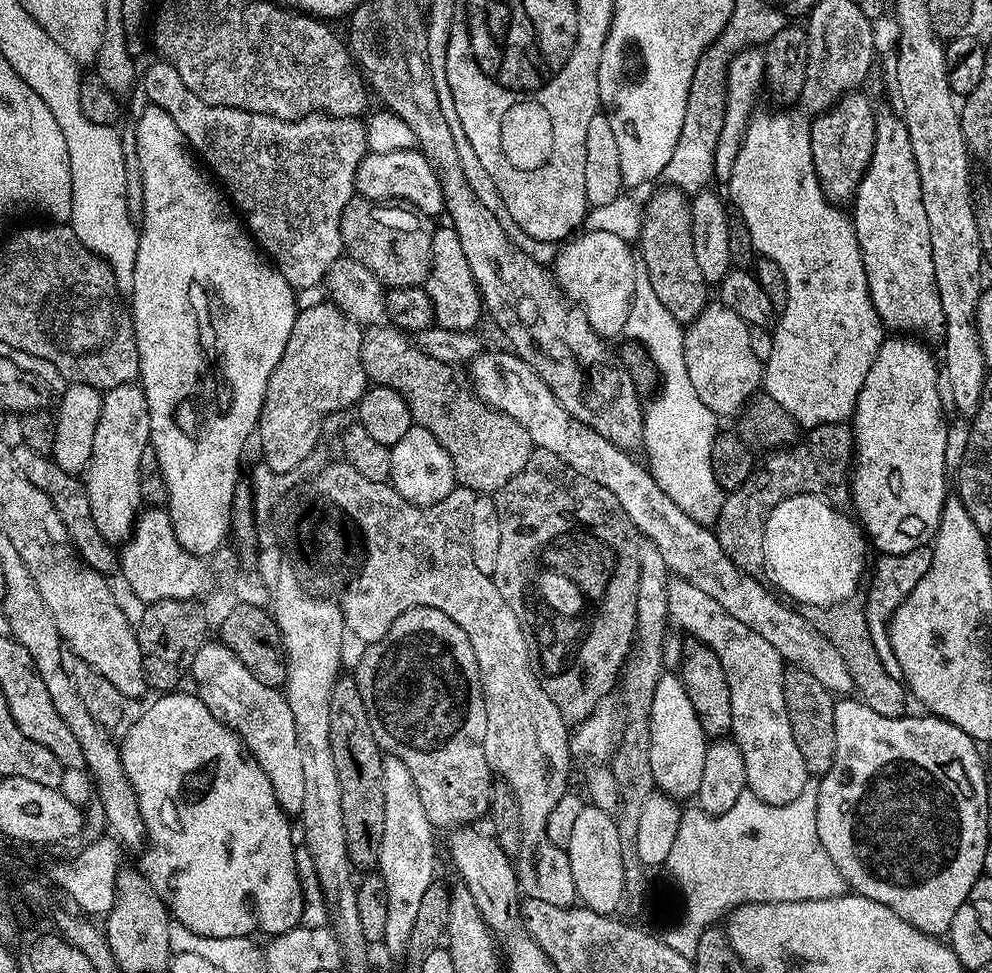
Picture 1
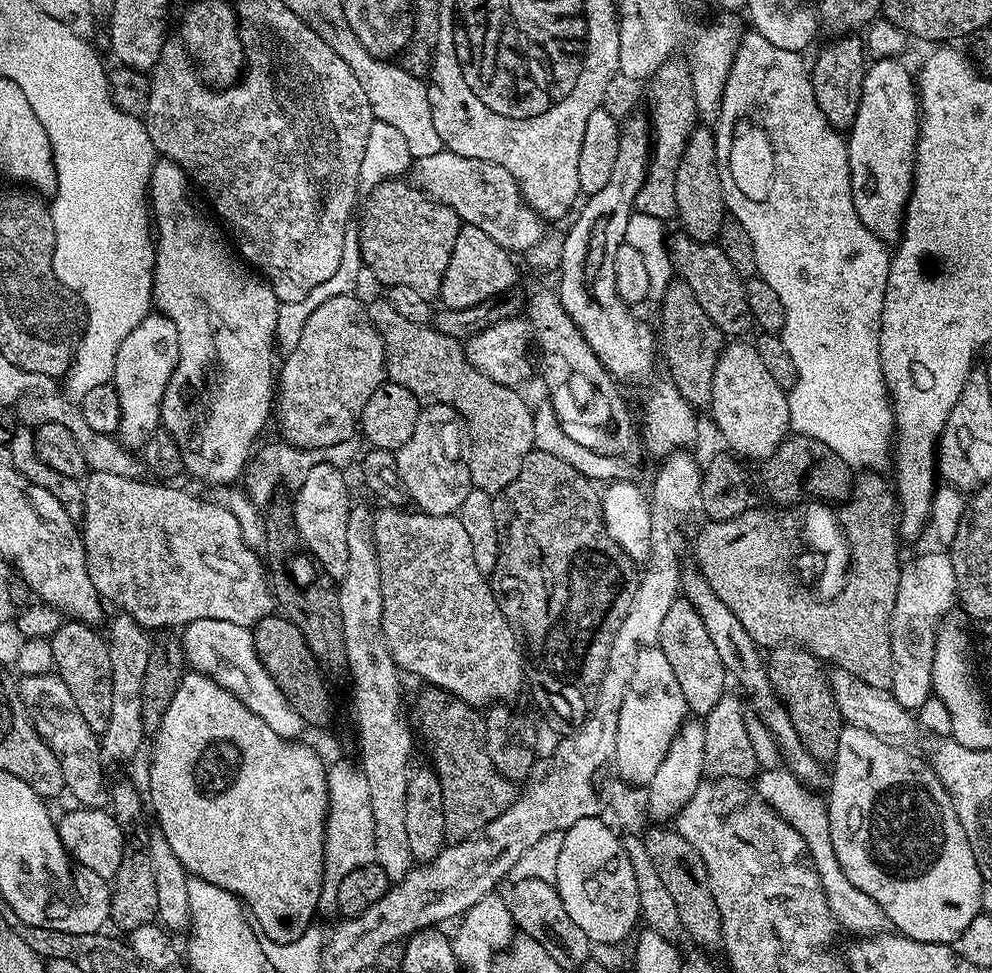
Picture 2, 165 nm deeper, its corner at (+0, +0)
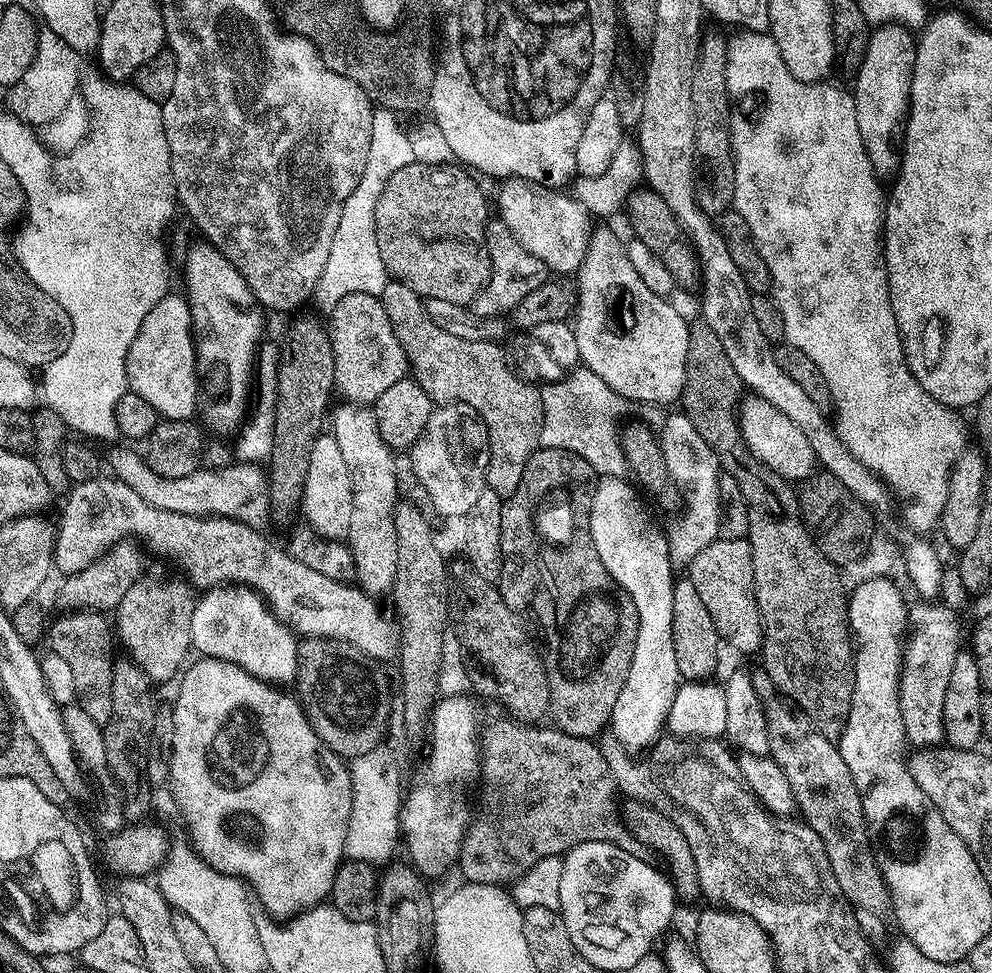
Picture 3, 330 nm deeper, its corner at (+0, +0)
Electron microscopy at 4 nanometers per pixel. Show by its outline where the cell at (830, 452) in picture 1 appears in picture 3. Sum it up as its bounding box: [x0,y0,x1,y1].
[686,538,764,653]

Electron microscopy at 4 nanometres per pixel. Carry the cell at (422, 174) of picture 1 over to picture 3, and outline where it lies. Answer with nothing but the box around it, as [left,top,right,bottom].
[494,174,594,273]

